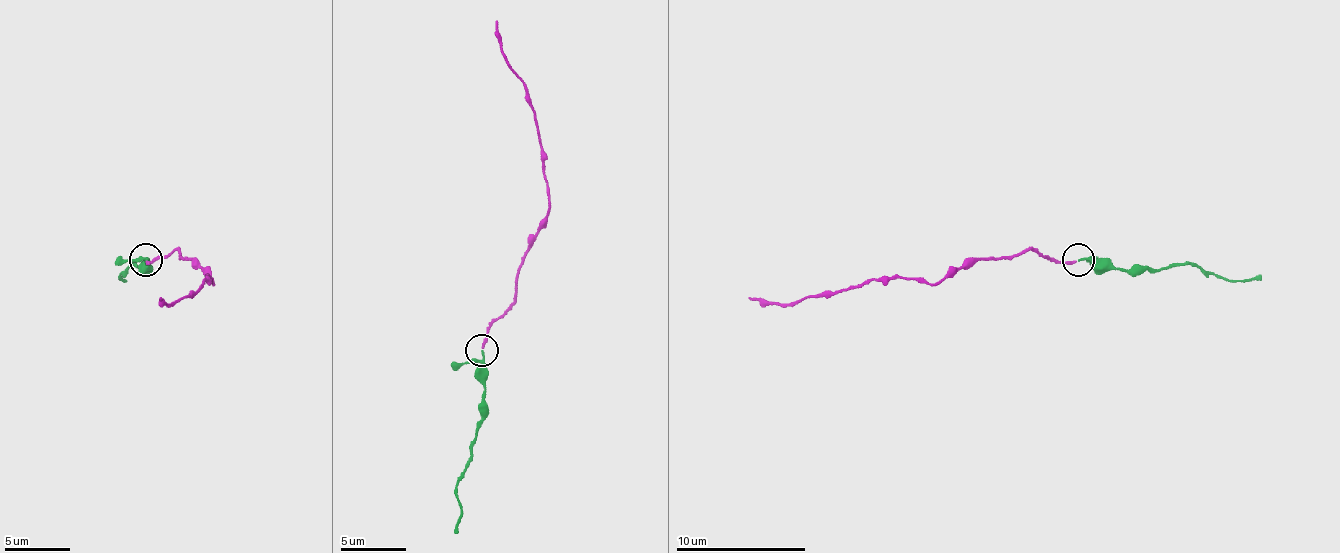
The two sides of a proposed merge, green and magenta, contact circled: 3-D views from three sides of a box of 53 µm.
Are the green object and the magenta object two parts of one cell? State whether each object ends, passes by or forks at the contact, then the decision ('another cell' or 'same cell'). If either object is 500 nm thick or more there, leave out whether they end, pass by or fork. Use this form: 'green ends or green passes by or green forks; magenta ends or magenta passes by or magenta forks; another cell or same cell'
green passes by; magenta ends; same cell

